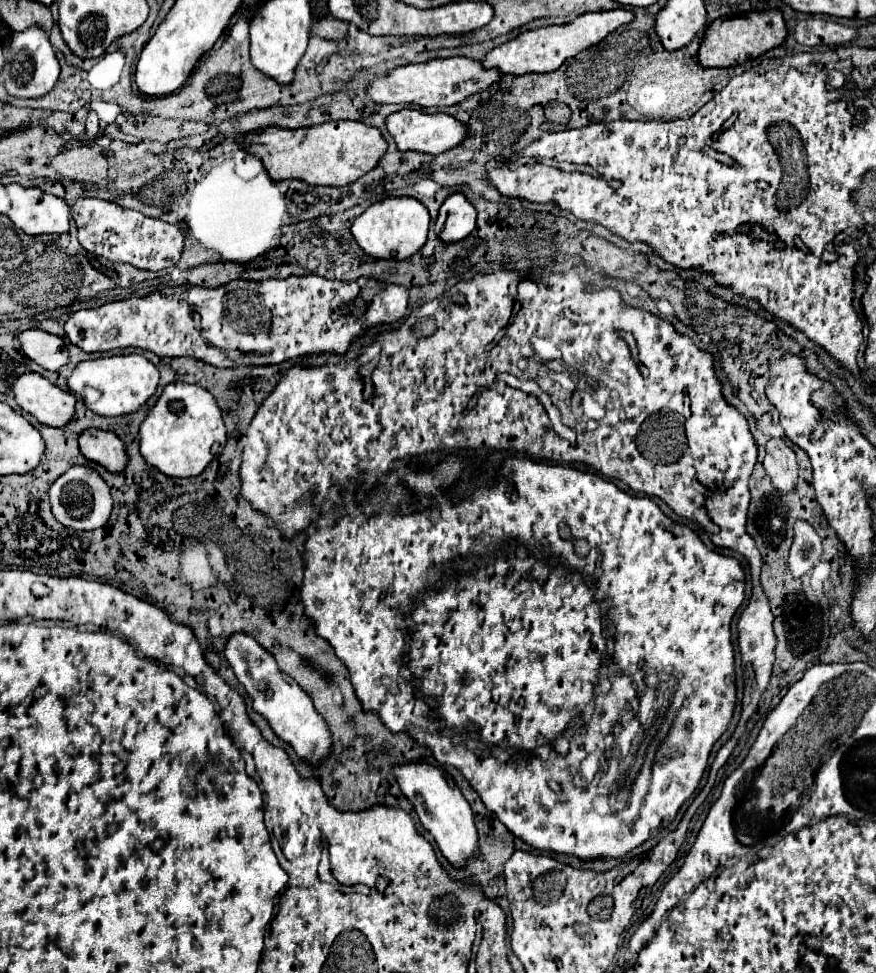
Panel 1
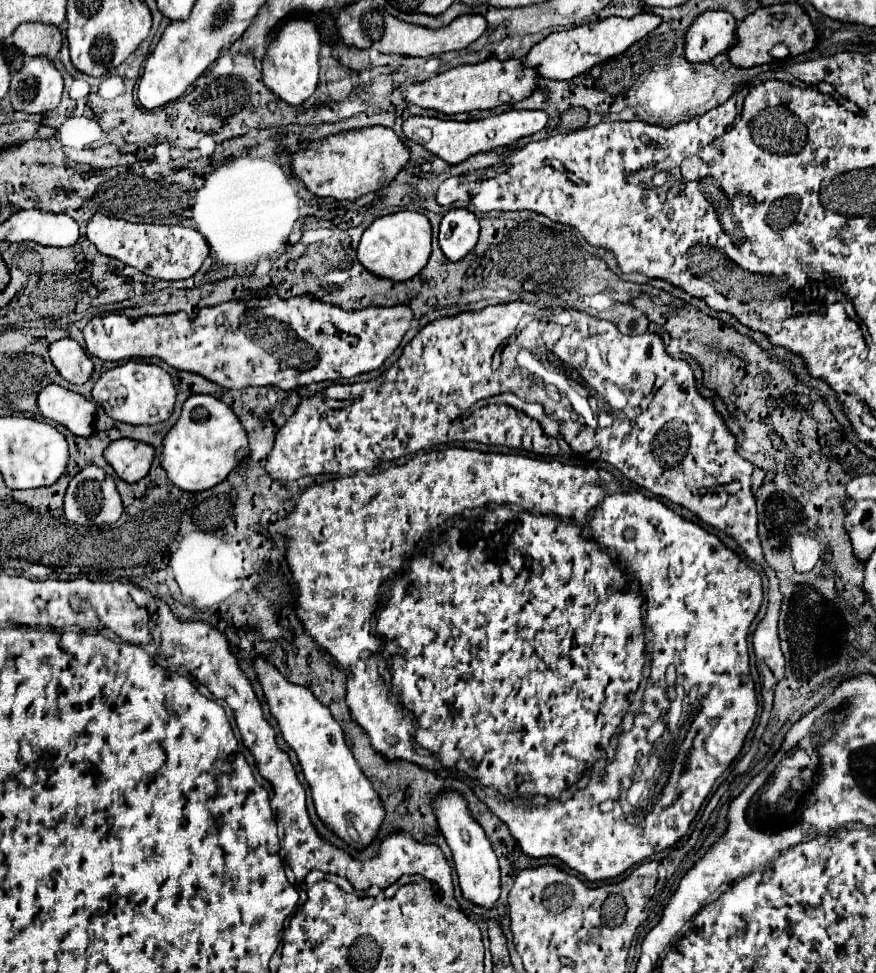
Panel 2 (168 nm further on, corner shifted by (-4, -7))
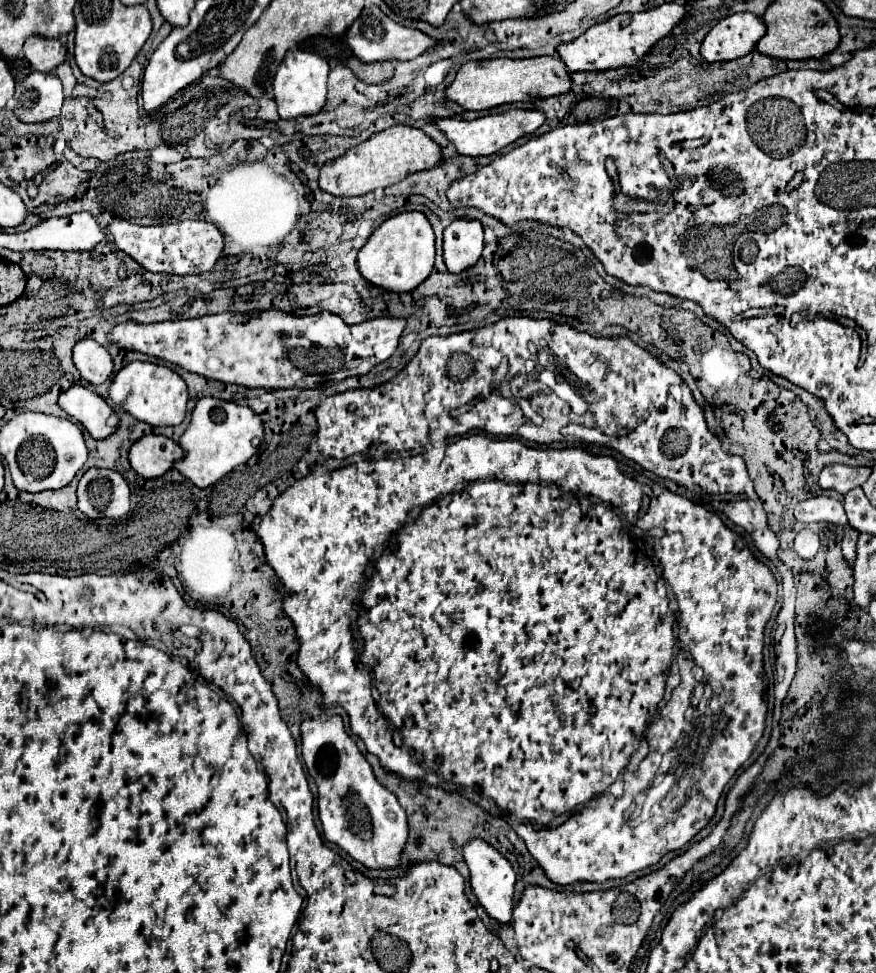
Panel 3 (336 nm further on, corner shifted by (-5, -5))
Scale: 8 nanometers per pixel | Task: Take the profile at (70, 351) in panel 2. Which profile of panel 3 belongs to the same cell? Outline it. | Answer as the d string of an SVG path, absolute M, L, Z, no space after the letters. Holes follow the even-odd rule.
M82 338L72 348L72 360L80 376L90 384L98 386L112 376L112 356L110 352L90 338Z

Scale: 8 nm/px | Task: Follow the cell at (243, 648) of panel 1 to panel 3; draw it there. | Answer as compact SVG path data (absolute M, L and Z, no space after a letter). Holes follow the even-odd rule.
M302 714L302 758L308 774L318 786L318 816L328 842L338 844L354 860L368 868L392 868L400 862L402 846L408 838L406 812L396 796L372 774L370 764L346 734L340 716L312 718Z

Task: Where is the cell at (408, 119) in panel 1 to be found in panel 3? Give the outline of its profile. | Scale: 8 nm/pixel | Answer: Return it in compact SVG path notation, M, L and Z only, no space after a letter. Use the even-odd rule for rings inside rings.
M512 108L502 114L492 114L476 120L458 120L458 118L434 118L432 124L446 134L446 138L456 146L458 154L462 156L488 156L492 152L502 150L504 146L512 144L514 140L532 134L546 122L542 110L520 110Z

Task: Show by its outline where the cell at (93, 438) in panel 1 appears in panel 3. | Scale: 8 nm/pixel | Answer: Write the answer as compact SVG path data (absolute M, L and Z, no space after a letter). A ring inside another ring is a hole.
M142 436L128 450L132 470L142 478L158 478L172 468L172 462L182 458L182 448L166 436Z

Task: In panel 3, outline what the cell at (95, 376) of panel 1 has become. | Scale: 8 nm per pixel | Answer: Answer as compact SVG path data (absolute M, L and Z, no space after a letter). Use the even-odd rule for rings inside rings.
M152 362L126 364L112 378L108 396L118 408L126 410L130 416L134 416L140 422L146 422L150 426L176 426L186 416L186 402L188 402L186 384L174 370L170 370L162 364L152 364Z

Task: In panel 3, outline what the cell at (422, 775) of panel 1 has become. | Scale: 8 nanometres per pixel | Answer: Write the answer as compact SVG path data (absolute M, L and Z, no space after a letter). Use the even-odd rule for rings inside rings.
M472 838L470 842L464 842L462 846L464 852L464 862L470 870L470 886L474 896L478 898L478 904L488 912L488 916L492 916L494 920L506 924L512 918L512 908L514 908L514 882L516 882L516 874L510 866L510 862L498 854L498 850L494 850L490 844L482 842L482 838Z

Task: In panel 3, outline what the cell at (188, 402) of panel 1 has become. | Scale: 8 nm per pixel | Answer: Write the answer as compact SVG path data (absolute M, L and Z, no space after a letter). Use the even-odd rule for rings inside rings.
M204 396L196 402L196 408L192 410L192 422L178 440L186 456L174 462L174 468L194 486L208 488L230 474L236 466L250 460L256 454L262 438L262 420L248 406Z

